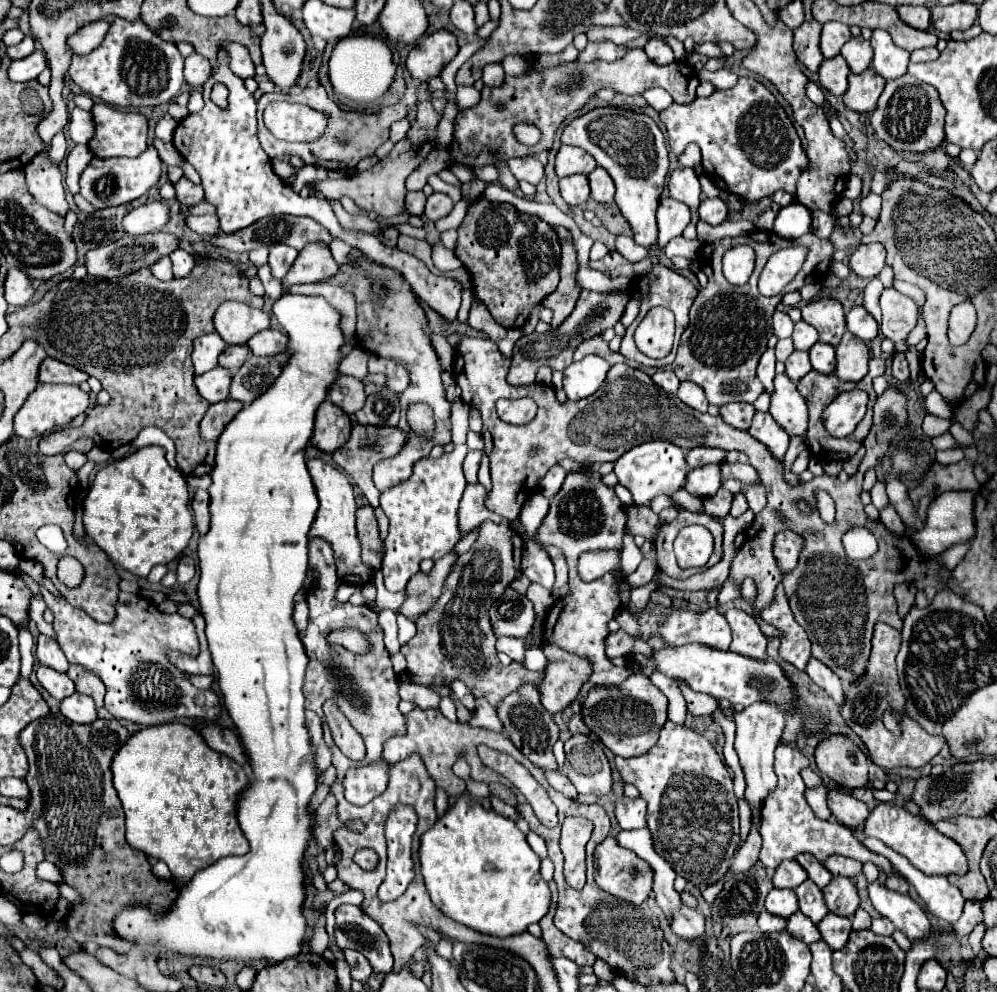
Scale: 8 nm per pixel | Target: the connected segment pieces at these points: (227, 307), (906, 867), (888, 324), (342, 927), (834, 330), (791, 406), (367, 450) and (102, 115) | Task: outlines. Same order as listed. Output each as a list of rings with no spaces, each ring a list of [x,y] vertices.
[[[221,304],[215,312],[215,330],[225,344],[245,344],[251,336],[269,328],[269,314],[247,304]]]
[[[865,838],[863,844],[871,852],[885,856],[907,878],[907,882],[911,882],[915,886],[915,890],[919,892],[919,896],[927,904],[927,910],[933,916],[937,916],[937,918],[941,918],[949,924],[955,924],[959,920],[959,916],[963,912],[965,898],[961,896],[961,892],[953,884],[949,884],[947,876],[927,876],[927,874],[923,874],[913,864],[909,864],[901,854],[897,854],[895,850],[891,850],[889,846],[885,846],[877,838]]]
[[[893,286],[885,288],[881,294],[881,310],[883,310],[883,322],[881,332],[885,338],[893,340],[895,352],[901,354],[909,348],[907,336],[917,326],[917,304],[897,292]]]
[[[343,904],[335,910],[337,928],[335,940],[341,950],[351,948],[361,952],[375,972],[389,974],[393,968],[391,950],[383,950],[383,942],[377,942],[377,922],[373,922],[359,906]]]
[[[821,298],[805,304],[801,308],[801,314],[803,320],[819,332],[821,342],[831,346],[837,346],[841,342],[841,336],[845,332],[845,310],[841,302],[833,298]]]
[[[787,374],[775,376],[775,394],[771,398],[771,416],[793,438],[807,432],[807,404],[797,390],[797,384]]]
[[[357,424],[351,432],[349,442],[343,448],[333,452],[333,460],[355,480],[355,484],[361,488],[361,492],[367,496],[367,500],[373,508],[379,506],[379,490],[373,486],[371,470],[377,462],[401,452],[403,442],[405,442],[405,434],[399,428],[361,428],[361,424]]]
[[[95,104],[93,120],[95,136],[89,148],[97,158],[139,156],[147,148],[147,118],[143,114]]]

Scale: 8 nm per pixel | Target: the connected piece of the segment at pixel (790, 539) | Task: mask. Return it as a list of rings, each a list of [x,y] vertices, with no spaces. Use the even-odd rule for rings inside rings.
[[[793,530],[777,532],[775,544],[773,544],[773,556],[775,556],[781,572],[795,570],[795,566],[799,562],[801,548],[803,548],[803,536],[799,536]]]

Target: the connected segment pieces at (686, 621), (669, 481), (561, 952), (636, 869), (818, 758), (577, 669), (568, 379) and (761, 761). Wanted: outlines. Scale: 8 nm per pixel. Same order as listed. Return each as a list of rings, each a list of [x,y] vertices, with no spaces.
[[[671,610],[657,628],[657,634],[671,646],[683,644],[705,644],[717,650],[729,650],[731,632],[727,620],[717,610],[691,612]]]
[[[651,440],[651,442],[631,448],[619,460],[615,460],[613,472],[619,478],[619,484],[631,492],[633,506],[647,506],[653,498],[657,498],[661,494],[673,496],[685,484],[689,466],[685,460],[685,450],[681,450],[675,444],[669,444],[665,440]]]
[[[553,880],[549,882],[549,888],[551,888],[551,894],[553,894],[551,908],[545,914],[545,918],[539,922],[539,926],[543,930],[543,940],[545,940],[547,948],[549,948],[549,952],[553,956],[565,956],[565,958],[573,960],[579,966],[593,966],[595,954],[589,952],[581,942],[575,942],[571,938],[567,938],[561,930],[555,928],[553,914],[555,914],[555,908],[557,908],[557,888],[555,888],[555,882]]]
[[[607,836],[595,848],[595,882],[601,890],[605,890],[621,900],[627,900],[631,904],[641,904],[643,900],[647,900],[647,896],[651,892],[653,872],[651,872],[649,864],[645,864],[635,852],[621,848],[615,838]]]
[[[833,734],[821,740],[815,748],[815,762],[819,772],[827,774],[845,790],[867,786],[869,758],[847,736]]]
[[[543,644],[547,656],[545,674],[541,680],[541,704],[551,714],[563,712],[589,680],[593,668],[585,656],[571,654],[555,644]]]
[[[585,356],[579,362],[573,362],[563,372],[563,390],[567,394],[567,400],[581,400],[585,396],[591,396],[599,390],[603,384],[609,364],[599,356]]]
[[[757,702],[751,704],[749,708],[743,708],[741,712],[735,712],[735,724],[737,724],[737,736],[735,736],[735,752],[739,754],[741,768],[745,772],[745,782],[747,790],[745,796],[751,804],[753,812],[753,824],[761,824],[761,804],[769,790],[777,786],[777,776],[773,772],[773,752],[781,740],[783,728],[785,728],[785,710],[773,702]]]

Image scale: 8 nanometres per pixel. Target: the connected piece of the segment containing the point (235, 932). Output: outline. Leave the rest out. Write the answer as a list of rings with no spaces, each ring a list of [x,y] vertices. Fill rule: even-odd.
[[[283,294],[275,304],[273,304],[273,314],[277,318],[277,322],[283,326],[283,330],[287,332],[287,350],[289,350],[289,358],[287,364],[281,370],[281,376],[277,376],[277,380],[267,388],[265,394],[261,394],[257,400],[253,400],[253,404],[243,406],[241,412],[225,426],[223,434],[217,440],[217,456],[215,456],[215,466],[211,472],[211,480],[213,484],[209,486],[209,494],[211,494],[211,528],[209,532],[199,540],[199,568],[201,568],[201,580],[199,580],[199,588],[197,588],[197,596],[199,596],[199,604],[201,604],[201,614],[205,616],[207,622],[207,640],[209,640],[209,650],[213,656],[213,664],[215,664],[215,672],[219,676],[219,688],[223,692],[223,704],[229,712],[229,716],[233,718],[235,726],[239,728],[239,736],[243,742],[243,748],[247,750],[249,756],[249,764],[253,770],[253,780],[249,784],[249,788],[241,794],[239,798],[239,826],[249,842],[250,850],[245,856],[227,856],[221,858],[219,862],[215,862],[213,866],[197,872],[197,876],[185,886],[181,888],[181,896],[177,900],[177,904],[173,906],[173,912],[167,912],[165,916],[153,916],[147,908],[127,908],[125,912],[119,912],[115,916],[115,932],[125,938],[131,940],[135,944],[141,946],[143,952],[149,950],[157,950],[157,954],[163,958],[167,956],[167,952],[175,952],[181,956],[205,956],[205,958],[215,958],[215,960],[243,960],[249,962],[253,958],[265,958],[265,960],[275,960],[281,962],[285,958],[297,956],[301,952],[301,942],[305,940],[305,916],[303,916],[303,898],[305,898],[305,888],[303,888],[303,868],[301,868],[301,858],[303,852],[307,848],[307,844],[311,842],[311,830],[313,830],[313,814],[309,814],[309,800],[311,794],[317,788],[317,774],[315,774],[315,764],[313,758],[315,754],[311,752],[311,742],[309,742],[309,734],[305,728],[305,708],[303,708],[303,678],[305,678],[305,668],[307,668],[307,656],[303,650],[303,644],[299,640],[297,628],[293,624],[293,596],[303,588],[305,582],[305,574],[307,574],[307,532],[315,520],[315,512],[319,508],[319,500],[315,494],[315,486],[311,482],[311,476],[307,472],[307,464],[305,464],[305,448],[309,438],[313,436],[313,424],[315,424],[315,412],[317,408],[327,400],[327,392],[329,388],[335,384],[335,380],[341,376],[339,374],[339,362],[343,358],[341,348],[345,346],[345,334],[341,330],[341,314],[323,298],[323,296],[301,296],[301,294]]]

